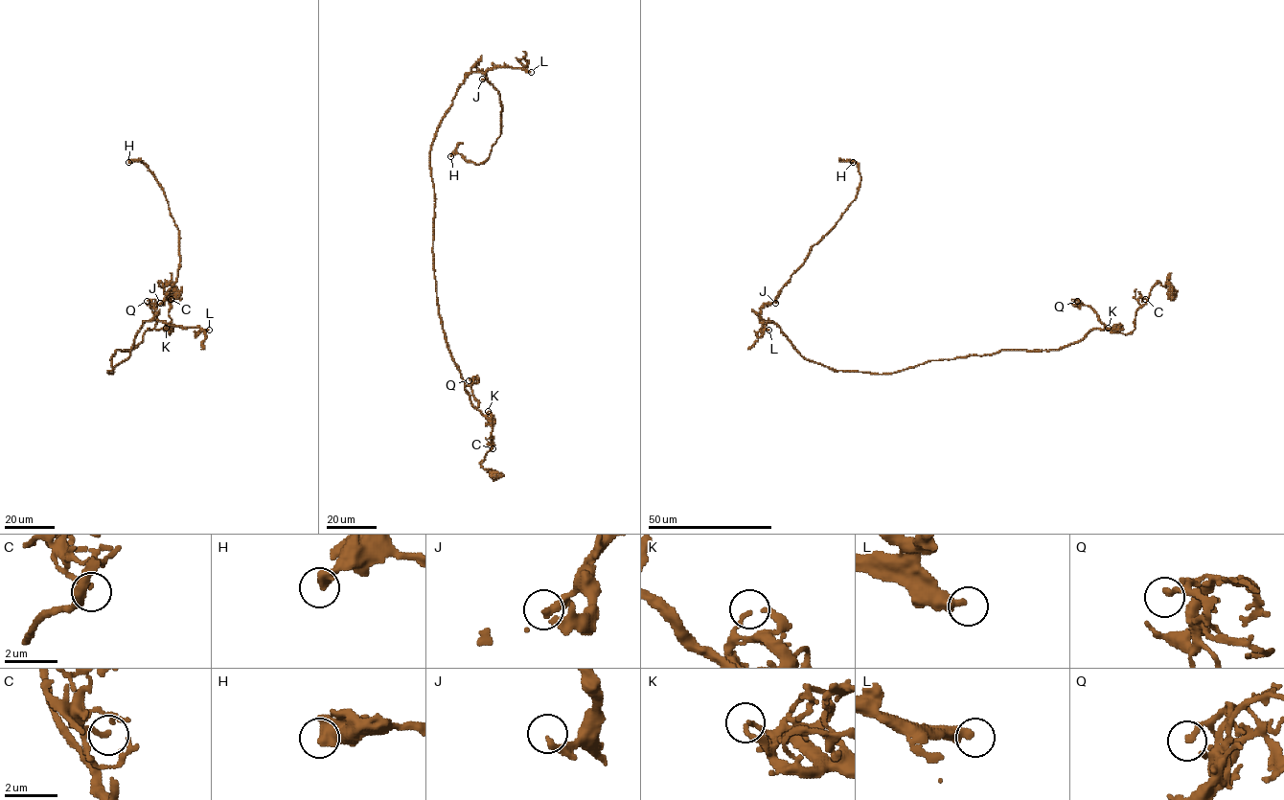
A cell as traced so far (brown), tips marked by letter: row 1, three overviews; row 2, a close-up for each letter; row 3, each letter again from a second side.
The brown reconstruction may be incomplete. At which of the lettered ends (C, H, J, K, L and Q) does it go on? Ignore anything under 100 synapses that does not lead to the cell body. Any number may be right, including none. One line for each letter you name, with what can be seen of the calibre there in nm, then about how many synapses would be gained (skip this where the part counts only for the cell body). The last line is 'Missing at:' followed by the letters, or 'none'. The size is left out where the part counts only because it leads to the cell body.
L: Thickness 400 nm. Roughly 350 synapses
Missing at: L

